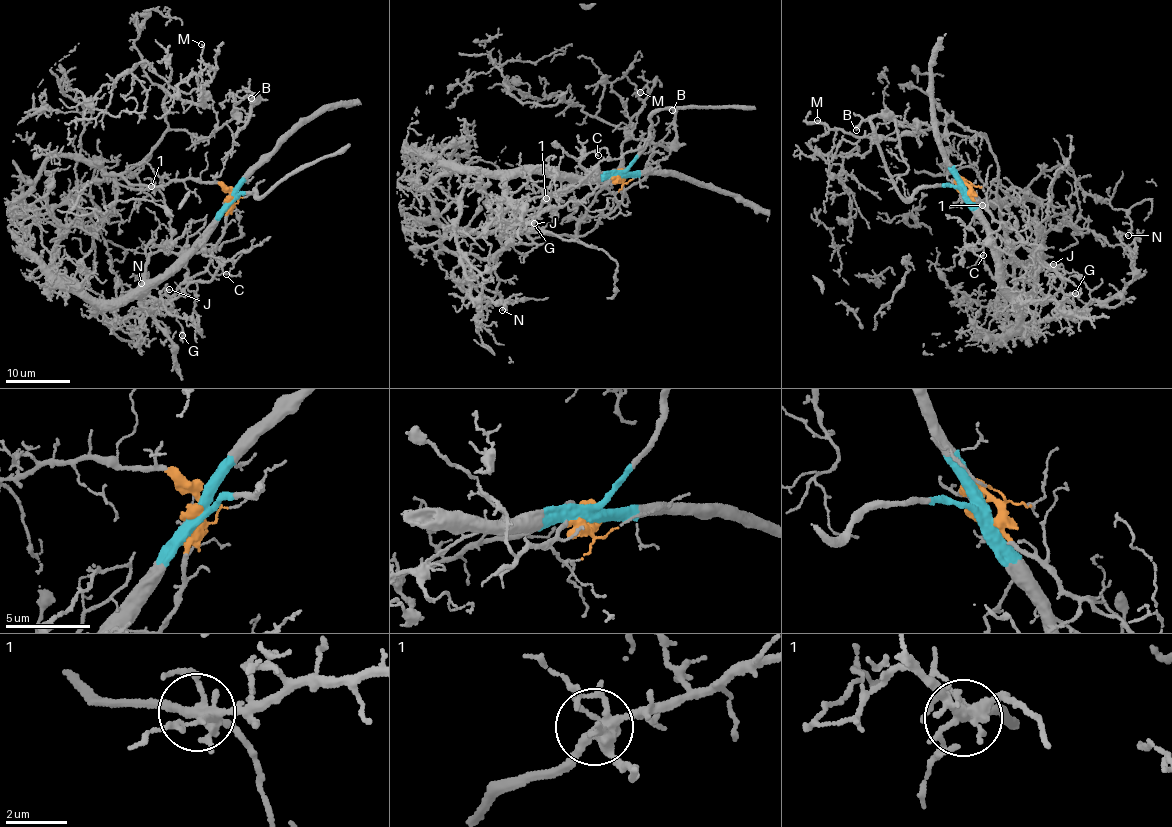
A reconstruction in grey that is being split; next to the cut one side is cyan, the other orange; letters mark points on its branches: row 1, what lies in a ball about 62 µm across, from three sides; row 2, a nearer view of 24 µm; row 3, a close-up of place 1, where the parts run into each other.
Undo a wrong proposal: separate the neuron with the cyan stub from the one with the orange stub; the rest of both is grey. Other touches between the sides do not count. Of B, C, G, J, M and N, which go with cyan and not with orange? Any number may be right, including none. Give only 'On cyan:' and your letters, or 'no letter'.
On cyan: N

